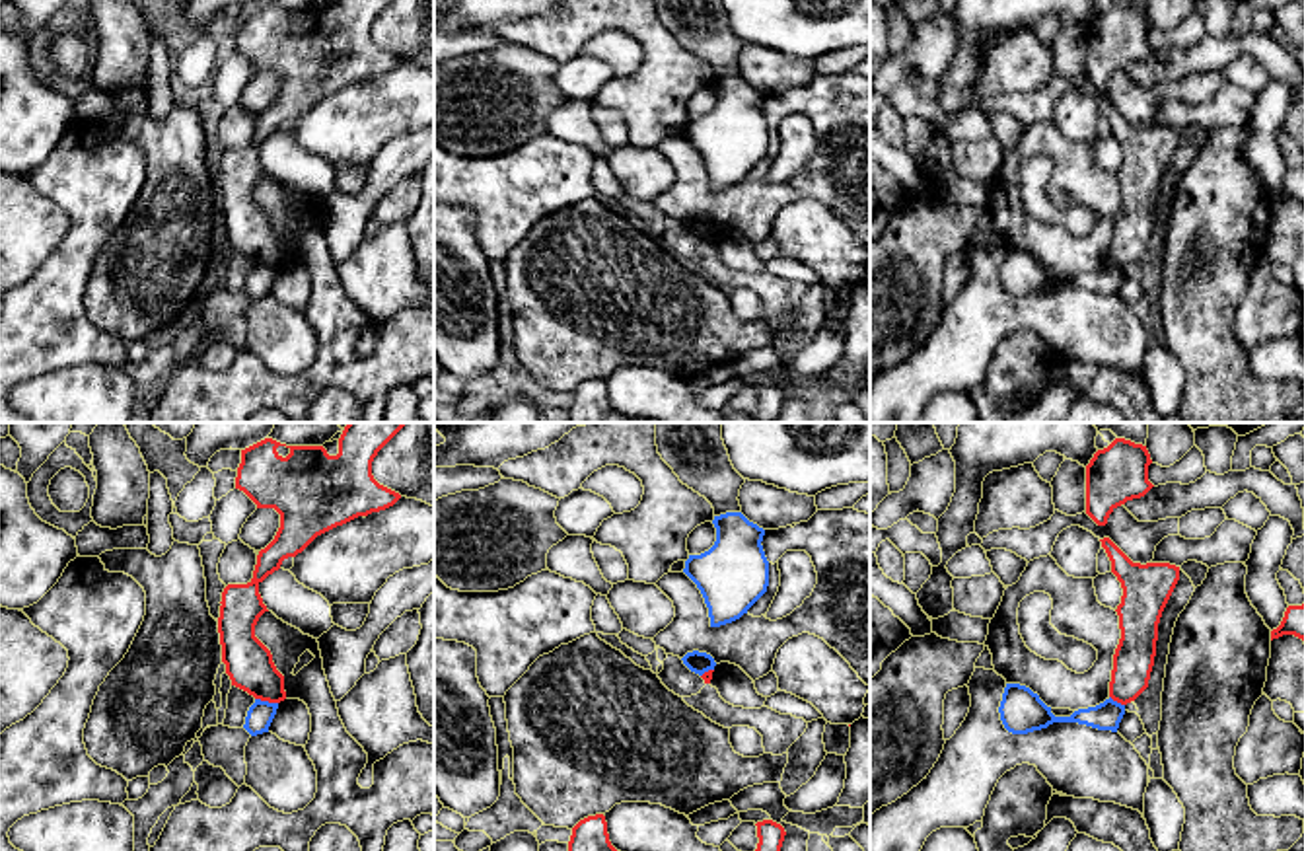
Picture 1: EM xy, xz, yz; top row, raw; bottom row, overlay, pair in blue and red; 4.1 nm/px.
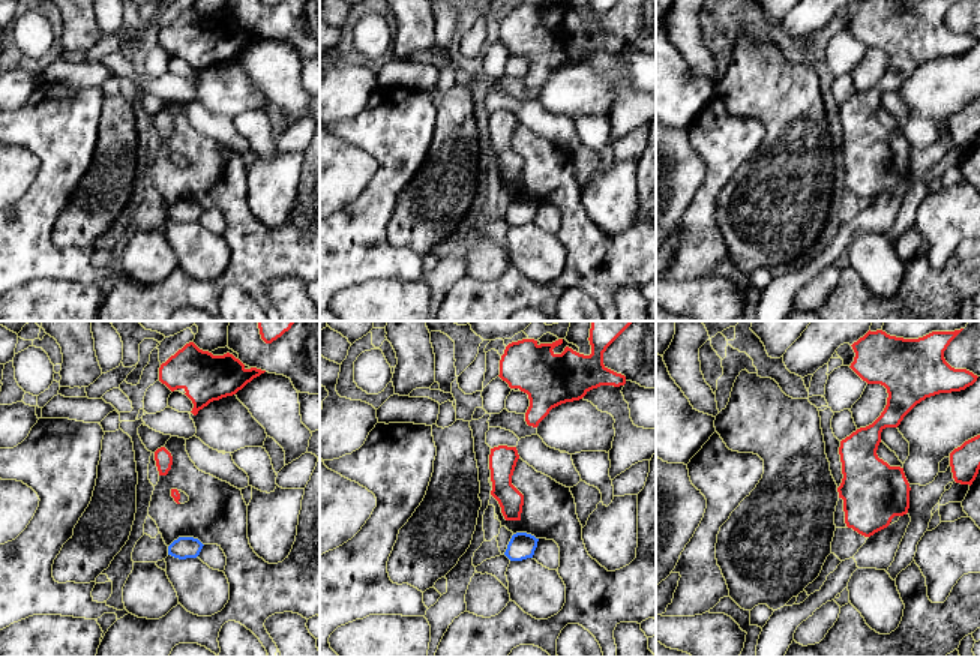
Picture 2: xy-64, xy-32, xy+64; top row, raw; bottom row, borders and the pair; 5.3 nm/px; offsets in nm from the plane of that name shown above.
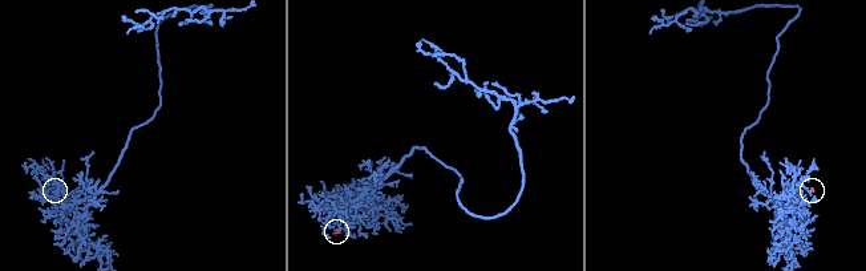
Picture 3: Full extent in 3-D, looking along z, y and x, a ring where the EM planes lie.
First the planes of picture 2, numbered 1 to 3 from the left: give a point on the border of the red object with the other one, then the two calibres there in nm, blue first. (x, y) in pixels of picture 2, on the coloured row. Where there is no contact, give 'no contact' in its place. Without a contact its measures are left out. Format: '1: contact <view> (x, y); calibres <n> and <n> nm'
1: no contact
2: no contact
3: no contact

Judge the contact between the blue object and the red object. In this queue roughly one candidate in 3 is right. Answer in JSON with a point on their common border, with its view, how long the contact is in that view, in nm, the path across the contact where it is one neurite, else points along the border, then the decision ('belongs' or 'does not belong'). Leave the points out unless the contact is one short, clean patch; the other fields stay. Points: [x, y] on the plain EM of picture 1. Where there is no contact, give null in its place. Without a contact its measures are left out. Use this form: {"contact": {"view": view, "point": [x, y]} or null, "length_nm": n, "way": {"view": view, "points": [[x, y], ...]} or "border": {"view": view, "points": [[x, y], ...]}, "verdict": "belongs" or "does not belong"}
{"contact": {"view": "xy", "point": [267, 265]}, "length_nm": 100, "border": {"view": "xy", "points": [[255, 261], [277, 267]]}, "verdict": "does not belong"}

